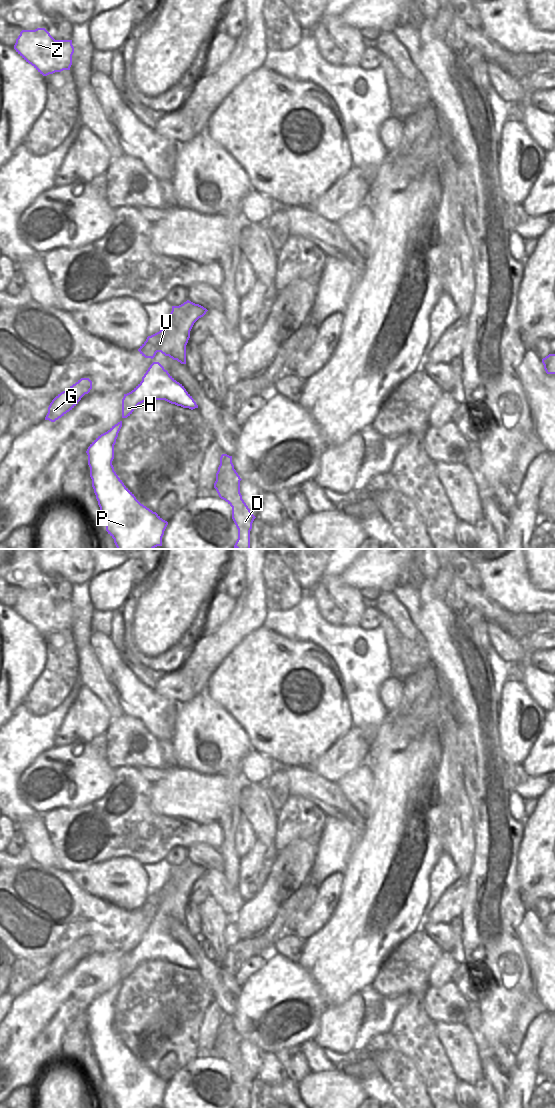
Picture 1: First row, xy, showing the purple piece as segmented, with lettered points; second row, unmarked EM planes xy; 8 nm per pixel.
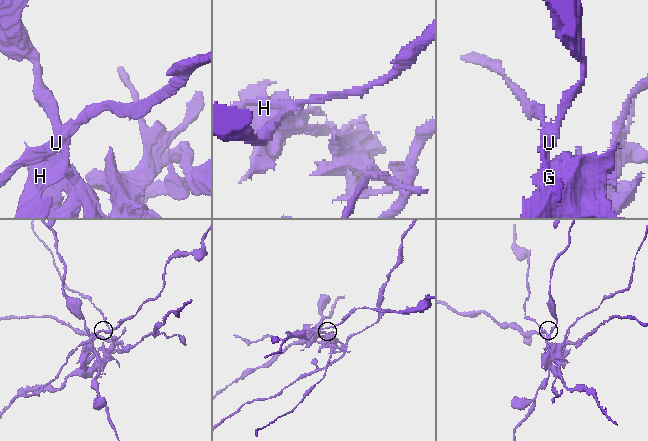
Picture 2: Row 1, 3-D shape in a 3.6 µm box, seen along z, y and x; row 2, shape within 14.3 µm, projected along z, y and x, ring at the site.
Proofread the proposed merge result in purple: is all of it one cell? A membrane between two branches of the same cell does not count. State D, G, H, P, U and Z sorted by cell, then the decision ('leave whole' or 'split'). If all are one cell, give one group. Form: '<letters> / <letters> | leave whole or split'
D Z / G H P U | split

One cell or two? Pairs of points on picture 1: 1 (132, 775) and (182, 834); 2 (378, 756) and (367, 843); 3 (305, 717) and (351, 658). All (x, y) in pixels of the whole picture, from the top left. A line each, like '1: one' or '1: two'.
1: one
2: one
3: two

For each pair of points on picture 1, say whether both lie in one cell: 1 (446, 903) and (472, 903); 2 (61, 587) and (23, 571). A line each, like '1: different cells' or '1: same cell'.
1: different cells
2: same cell

